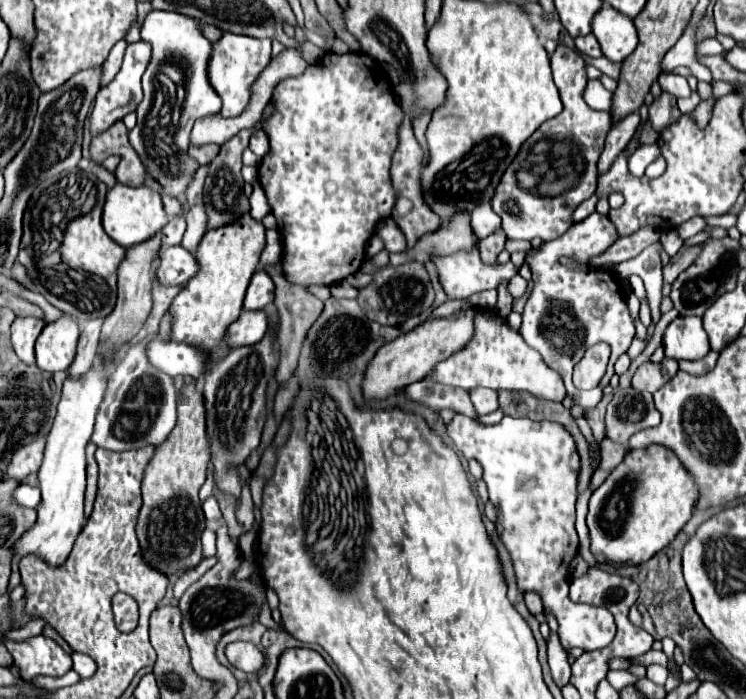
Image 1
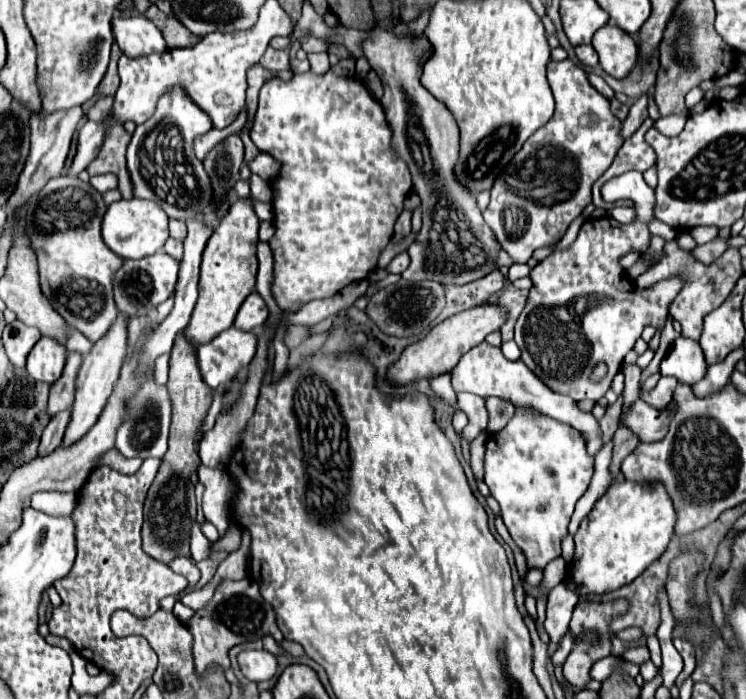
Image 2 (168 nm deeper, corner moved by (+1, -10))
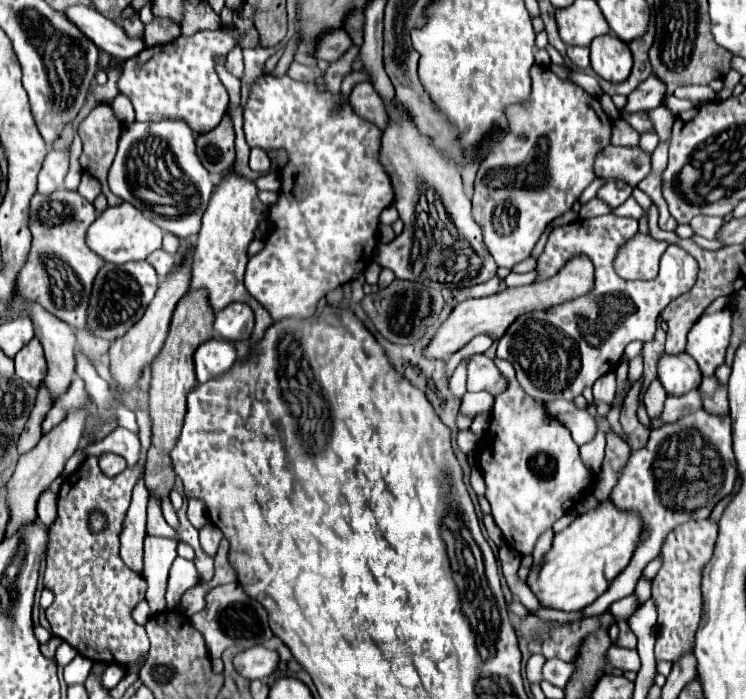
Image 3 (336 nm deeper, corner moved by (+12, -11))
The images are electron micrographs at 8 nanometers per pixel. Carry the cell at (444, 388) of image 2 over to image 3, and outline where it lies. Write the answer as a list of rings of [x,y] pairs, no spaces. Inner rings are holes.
[[[476,336],[476,338],[472,338],[464,348],[460,348],[458,352],[454,352],[454,354],[450,356],[448,374],[454,372],[454,368],[460,364],[460,360],[464,360],[464,358],[468,358],[468,356],[472,356],[472,354],[482,354],[482,352],[486,352],[490,346],[492,346],[492,338],[488,338],[488,336]]]

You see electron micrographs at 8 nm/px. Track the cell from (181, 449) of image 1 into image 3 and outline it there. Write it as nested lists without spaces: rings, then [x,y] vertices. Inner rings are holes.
[[[204,292],[184,294],[170,320],[170,332],[168,332],[164,350],[160,350],[160,356],[156,356],[156,360],[152,362],[152,386],[150,386],[152,446],[148,450],[144,482],[150,490],[150,494],[154,494],[158,498],[166,496],[172,490],[174,480],[176,480],[168,454],[176,446],[176,440],[178,440],[182,424],[184,424],[186,396],[196,386],[192,356],[200,344],[204,344],[212,338],[212,334],[214,334],[212,322],[214,322],[214,312],[212,312],[212,308],[208,308],[208,296],[204,296]]]

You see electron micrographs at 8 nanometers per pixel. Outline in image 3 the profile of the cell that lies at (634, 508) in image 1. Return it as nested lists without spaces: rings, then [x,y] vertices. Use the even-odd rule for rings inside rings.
[[[610,500],[596,510],[578,516],[566,530],[554,536],[552,548],[538,566],[530,568],[526,584],[542,608],[576,612],[592,604],[608,584],[628,566],[642,534],[642,520],[636,512],[622,512]]]

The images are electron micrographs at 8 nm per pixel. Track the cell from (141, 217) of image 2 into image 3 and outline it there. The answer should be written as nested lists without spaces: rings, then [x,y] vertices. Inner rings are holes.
[[[122,202],[120,206],[106,208],[90,224],[86,232],[86,246],[98,256],[102,256],[106,262],[122,264],[130,260],[146,260],[148,254],[152,254],[162,246],[162,236],[164,232],[156,224],[152,224],[152,220],[148,220],[138,208],[134,208],[128,202]]]

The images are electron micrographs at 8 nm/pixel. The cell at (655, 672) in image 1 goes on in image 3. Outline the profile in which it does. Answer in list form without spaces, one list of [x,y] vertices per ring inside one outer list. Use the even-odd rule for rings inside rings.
[[[614,646],[608,648],[608,666],[612,668],[620,668],[620,670],[634,670],[638,672],[640,670],[640,658],[638,658],[638,652],[636,650],[628,650],[628,648],[620,648],[620,646]]]

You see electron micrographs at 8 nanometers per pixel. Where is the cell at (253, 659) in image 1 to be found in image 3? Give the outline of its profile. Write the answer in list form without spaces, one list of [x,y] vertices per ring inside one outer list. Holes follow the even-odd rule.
[[[254,646],[254,648],[248,648],[248,650],[240,652],[234,658],[234,666],[248,680],[266,678],[278,666],[278,652],[276,650],[268,650],[264,646]]]

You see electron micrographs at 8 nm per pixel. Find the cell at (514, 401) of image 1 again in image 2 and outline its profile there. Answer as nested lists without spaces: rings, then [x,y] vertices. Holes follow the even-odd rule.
[[[489,397],[487,399],[487,411],[489,411],[487,431],[491,435],[495,435],[497,431],[501,431],[509,423],[509,417],[515,415],[515,405],[511,405],[509,401],[503,401],[499,397]]]

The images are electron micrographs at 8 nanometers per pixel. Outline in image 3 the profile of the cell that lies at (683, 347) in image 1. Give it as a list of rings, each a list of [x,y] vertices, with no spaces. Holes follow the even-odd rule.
[[[684,352],[678,356],[664,354],[658,362],[658,380],[670,396],[682,396],[700,386],[702,374],[696,368],[696,362]]]

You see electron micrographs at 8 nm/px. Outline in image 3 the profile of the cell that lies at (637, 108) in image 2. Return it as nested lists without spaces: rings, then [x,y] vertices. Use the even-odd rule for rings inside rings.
[[[652,72],[652,76],[648,76],[648,80],[644,80],[644,84],[640,84],[628,96],[628,104],[622,112],[626,114],[626,112],[638,112],[638,110],[652,110],[662,104],[664,94],[666,94],[664,82]]]

